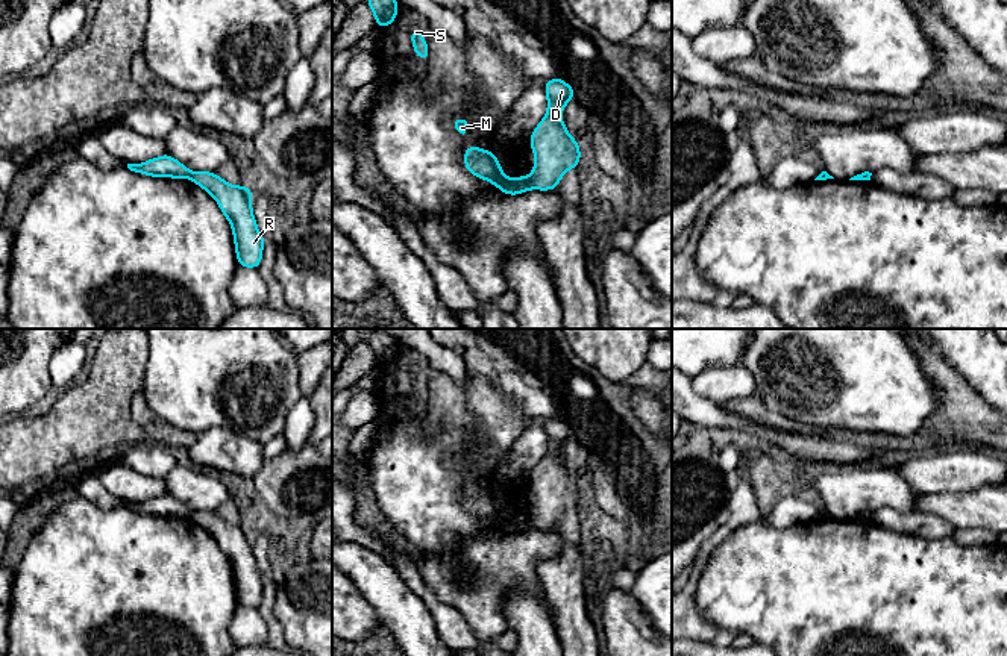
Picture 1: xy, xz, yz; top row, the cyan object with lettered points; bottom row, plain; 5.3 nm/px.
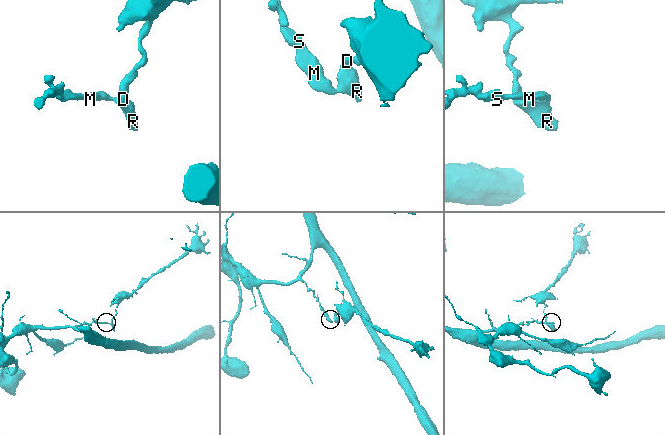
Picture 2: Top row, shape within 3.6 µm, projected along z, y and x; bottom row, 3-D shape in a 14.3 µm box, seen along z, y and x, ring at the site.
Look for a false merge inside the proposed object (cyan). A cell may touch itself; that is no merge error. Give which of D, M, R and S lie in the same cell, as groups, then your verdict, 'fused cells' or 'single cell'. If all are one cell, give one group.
D R / M S | fused cells

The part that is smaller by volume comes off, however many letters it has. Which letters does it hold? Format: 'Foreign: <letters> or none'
Foreign: D, R

